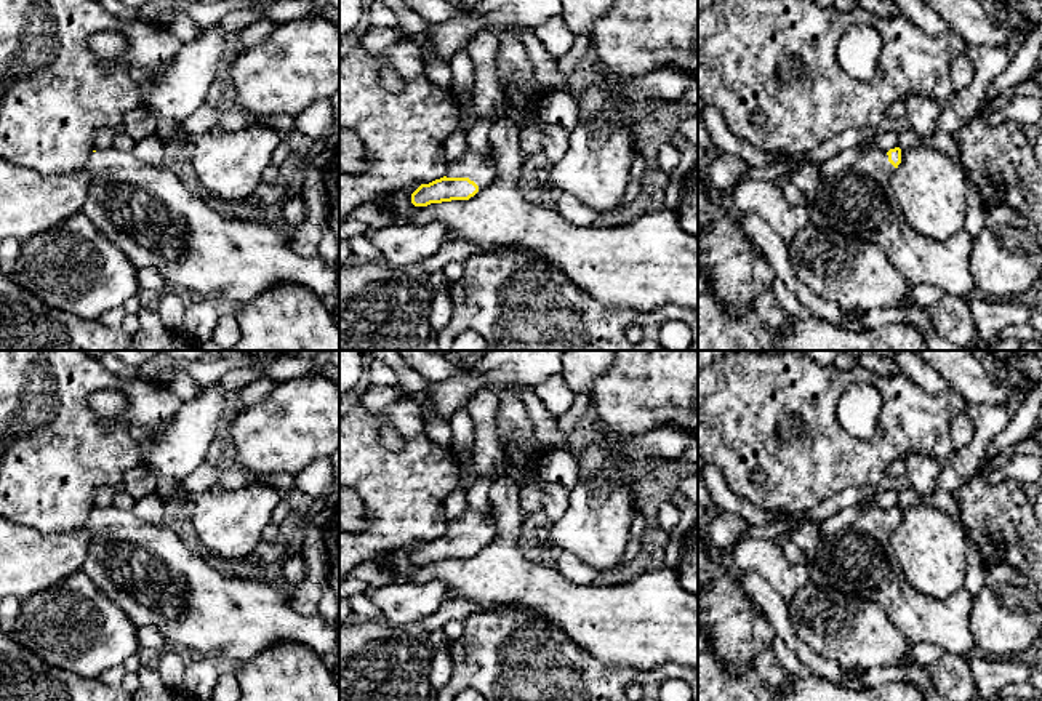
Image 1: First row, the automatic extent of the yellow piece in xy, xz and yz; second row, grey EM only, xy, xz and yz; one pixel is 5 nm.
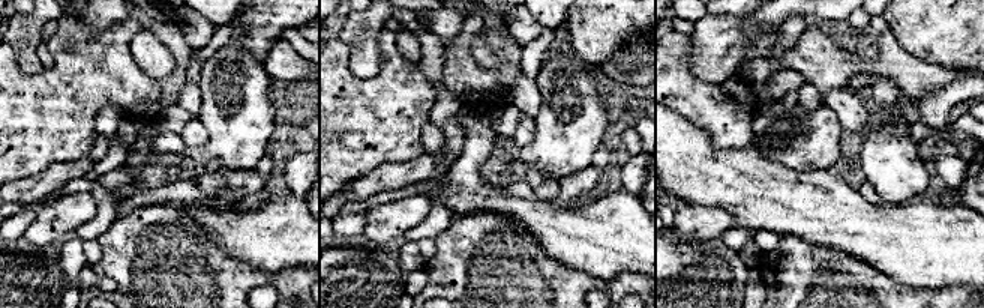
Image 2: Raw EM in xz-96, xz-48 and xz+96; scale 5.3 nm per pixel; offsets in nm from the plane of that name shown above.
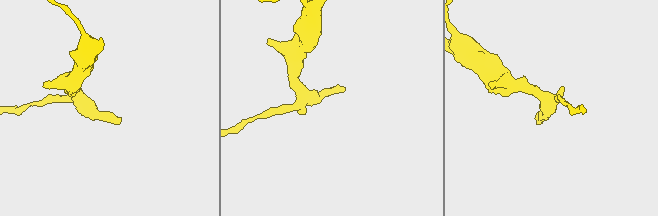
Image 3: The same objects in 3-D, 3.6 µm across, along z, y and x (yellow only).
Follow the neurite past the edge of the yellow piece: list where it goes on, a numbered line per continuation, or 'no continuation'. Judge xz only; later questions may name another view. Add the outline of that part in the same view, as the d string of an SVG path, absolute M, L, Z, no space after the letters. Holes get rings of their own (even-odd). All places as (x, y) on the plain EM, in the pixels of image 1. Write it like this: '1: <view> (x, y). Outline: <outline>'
1: xz (480, 527). Outline: M490 507L487 514L467 509L458 520L448 522L447 536L469 536L479 544L479 549L485 547L496 538L495 509Z

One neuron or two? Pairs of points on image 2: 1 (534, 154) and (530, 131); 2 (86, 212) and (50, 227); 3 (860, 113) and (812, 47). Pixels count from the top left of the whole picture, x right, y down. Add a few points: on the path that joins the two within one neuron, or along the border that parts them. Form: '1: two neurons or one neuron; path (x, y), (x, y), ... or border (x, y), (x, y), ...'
1: two neurons; border (534, 117), (536, 135), (519, 149)
2: one neuron; path (77, 212), (69, 212), (59, 218)
3: two neurons; border (845, 87), (831, 87), (822, 98)

